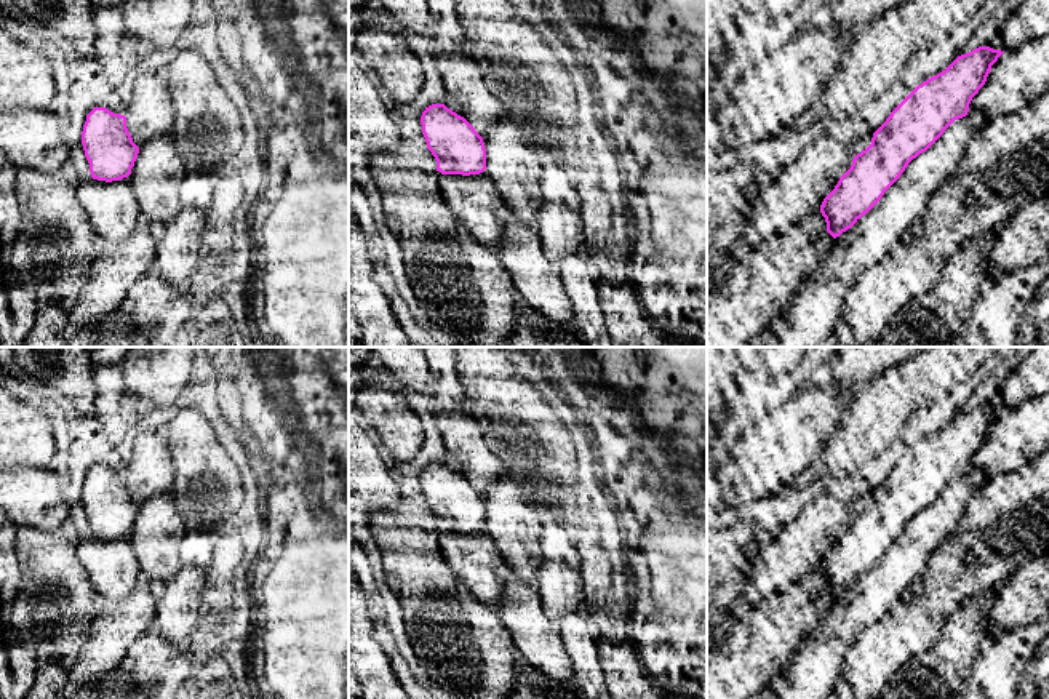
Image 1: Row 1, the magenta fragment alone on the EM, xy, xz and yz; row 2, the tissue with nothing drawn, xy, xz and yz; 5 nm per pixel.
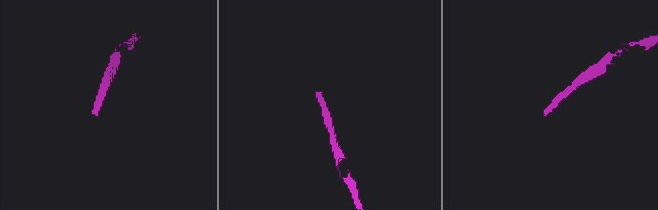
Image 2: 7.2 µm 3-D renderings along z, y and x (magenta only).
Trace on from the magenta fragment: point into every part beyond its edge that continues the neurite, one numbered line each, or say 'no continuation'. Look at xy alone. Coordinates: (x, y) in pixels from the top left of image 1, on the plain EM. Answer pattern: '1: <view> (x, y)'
no continuation

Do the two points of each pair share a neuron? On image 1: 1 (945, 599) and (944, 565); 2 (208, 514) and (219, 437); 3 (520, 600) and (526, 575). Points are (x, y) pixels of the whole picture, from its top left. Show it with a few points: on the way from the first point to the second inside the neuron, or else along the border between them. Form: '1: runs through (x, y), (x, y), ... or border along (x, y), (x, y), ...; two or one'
1: runs through (945, 591), (945, 573); one
2: runs through (208, 495), (208, 456); one
3: border along (517, 575), (533, 586); two

